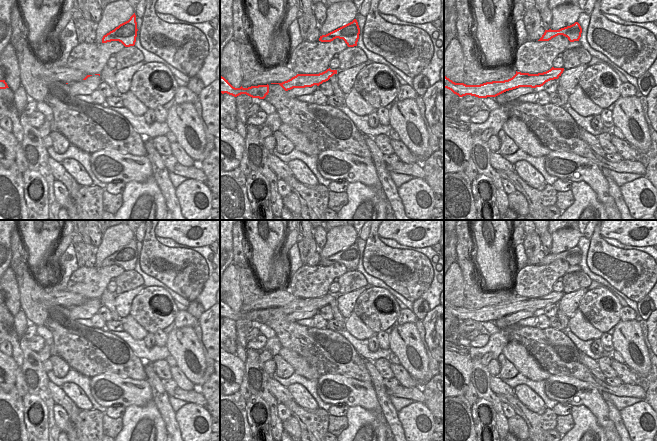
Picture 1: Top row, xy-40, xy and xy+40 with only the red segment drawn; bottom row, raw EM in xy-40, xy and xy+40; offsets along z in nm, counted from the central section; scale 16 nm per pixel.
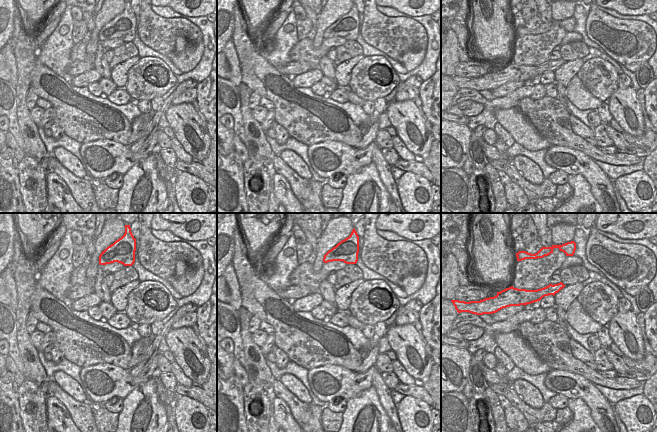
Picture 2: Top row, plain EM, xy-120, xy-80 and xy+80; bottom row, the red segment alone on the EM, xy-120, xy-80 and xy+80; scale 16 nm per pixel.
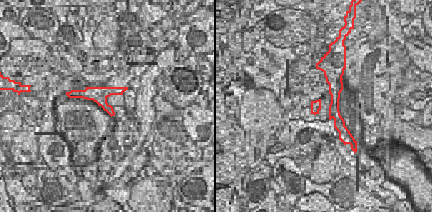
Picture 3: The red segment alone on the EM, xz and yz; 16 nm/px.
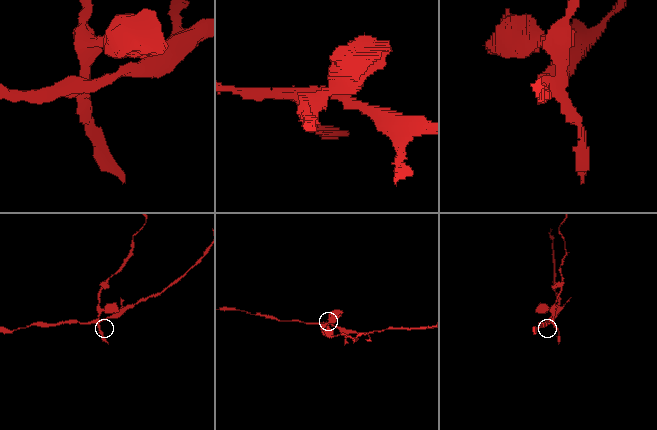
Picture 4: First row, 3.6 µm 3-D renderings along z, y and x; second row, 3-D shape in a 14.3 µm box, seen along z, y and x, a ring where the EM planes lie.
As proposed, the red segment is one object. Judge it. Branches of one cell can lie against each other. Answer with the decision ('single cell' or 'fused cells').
fused cells

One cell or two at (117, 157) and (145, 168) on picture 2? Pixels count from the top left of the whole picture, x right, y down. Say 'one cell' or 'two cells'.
two cells

